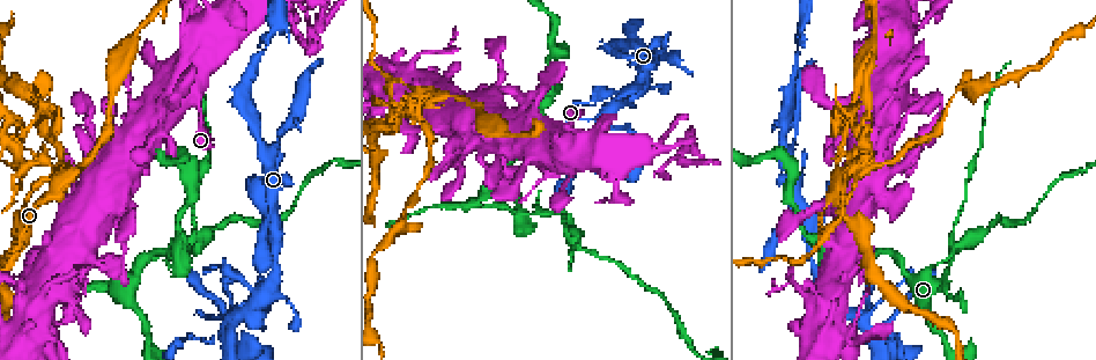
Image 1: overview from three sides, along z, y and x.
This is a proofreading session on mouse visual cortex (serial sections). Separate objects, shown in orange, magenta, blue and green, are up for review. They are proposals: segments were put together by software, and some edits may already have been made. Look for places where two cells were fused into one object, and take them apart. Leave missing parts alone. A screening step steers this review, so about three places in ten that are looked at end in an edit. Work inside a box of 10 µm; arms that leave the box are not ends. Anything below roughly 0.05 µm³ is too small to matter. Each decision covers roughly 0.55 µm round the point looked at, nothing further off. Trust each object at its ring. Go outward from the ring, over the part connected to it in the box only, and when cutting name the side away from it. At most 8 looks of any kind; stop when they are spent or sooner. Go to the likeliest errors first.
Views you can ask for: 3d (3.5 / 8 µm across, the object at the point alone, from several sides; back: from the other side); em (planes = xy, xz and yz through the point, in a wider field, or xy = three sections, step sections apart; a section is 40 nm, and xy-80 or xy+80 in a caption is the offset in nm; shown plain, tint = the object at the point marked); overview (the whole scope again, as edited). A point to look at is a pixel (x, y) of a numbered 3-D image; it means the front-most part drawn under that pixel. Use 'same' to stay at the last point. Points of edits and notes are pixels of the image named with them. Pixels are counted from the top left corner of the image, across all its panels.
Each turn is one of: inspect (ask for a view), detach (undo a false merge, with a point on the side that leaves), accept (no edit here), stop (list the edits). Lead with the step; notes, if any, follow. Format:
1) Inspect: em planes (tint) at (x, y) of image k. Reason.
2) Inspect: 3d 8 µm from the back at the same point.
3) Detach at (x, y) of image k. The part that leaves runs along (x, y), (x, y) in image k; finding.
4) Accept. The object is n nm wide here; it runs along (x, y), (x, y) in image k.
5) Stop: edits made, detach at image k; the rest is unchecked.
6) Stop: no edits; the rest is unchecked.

Inspect: em xy step 1 (tint) at (16, 151) of image 1. Sharp bend.

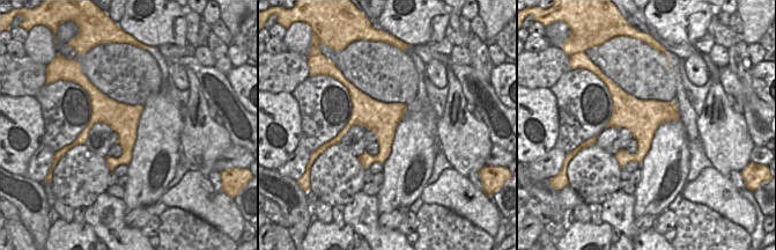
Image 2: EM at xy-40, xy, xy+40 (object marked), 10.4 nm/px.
Inspect: 3d 3.5 µm at the same point.

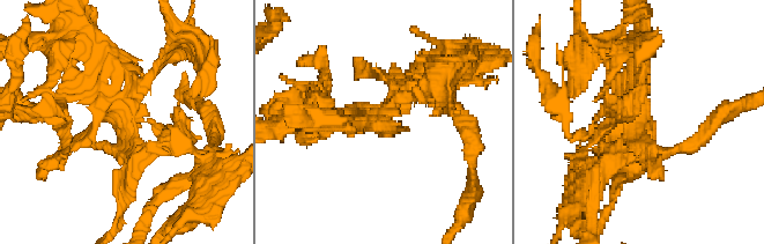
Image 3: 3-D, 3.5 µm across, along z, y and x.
Accept. It runs along (172, 145), (140, 152), (80, 73) in image 3; continuous, no second cell.

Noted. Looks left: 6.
Inspect: 3d 3.5 µm at (952, 245) of image 1. Three arms meet.

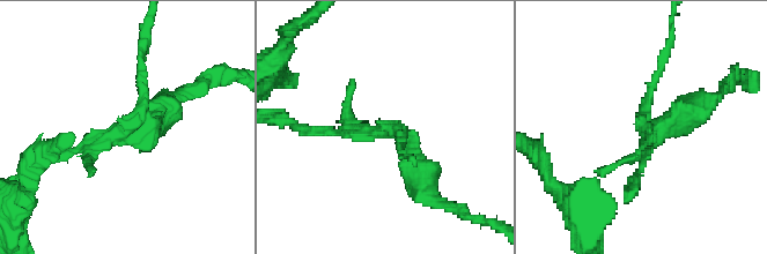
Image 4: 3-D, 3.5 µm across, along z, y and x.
Inspect: em xy step 5 (tint) at (388, 127) of image 4. 3 arms meet here; the arms are 100, 150, 350 nm wide.

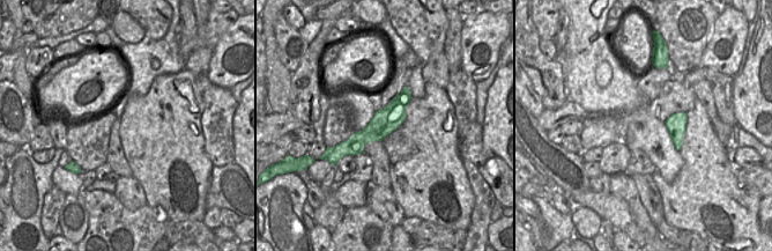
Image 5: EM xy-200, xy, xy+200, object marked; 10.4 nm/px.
Inspect: em xy step 1 (tint) at the same point.

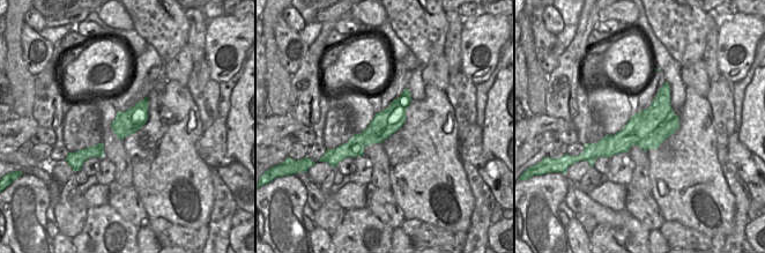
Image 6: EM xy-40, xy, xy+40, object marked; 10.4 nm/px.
Accept. It runs along (321, 131), (403, 134), (423, 181) in image 4; continuous, no second cell.

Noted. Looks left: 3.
Inspect: 3d 3.5 µm at (229, 330) of image 1. Looks like a crossing.

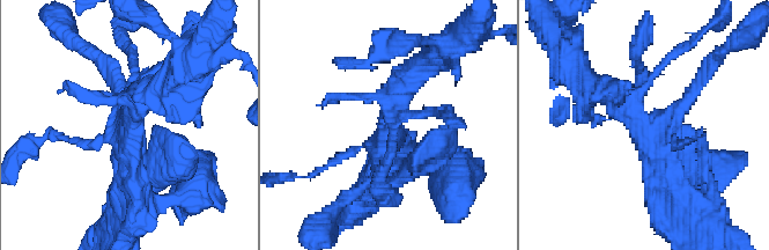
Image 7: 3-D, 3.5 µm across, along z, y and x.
Inspect: em xy step 3 (tint) at (133, 124) of image 7. Need the tissue.

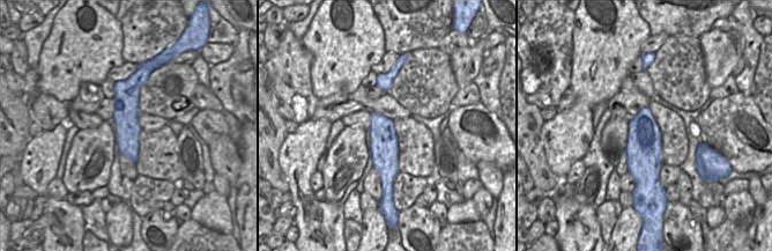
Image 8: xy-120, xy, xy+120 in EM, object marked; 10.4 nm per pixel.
Inspect: em xy step 2 (tint) at the same point. Cut it another way.

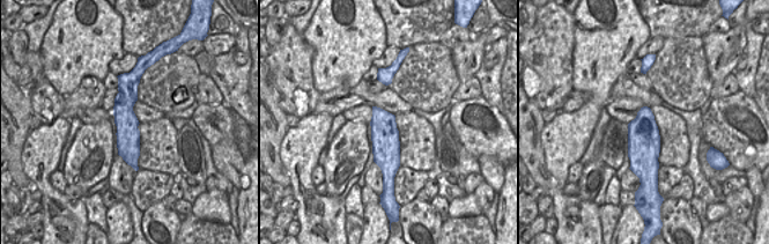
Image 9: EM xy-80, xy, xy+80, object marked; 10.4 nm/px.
Accept. It runs along (133, 73), (127, 142), (134, 164) in image 9; one cell here.

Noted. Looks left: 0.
Stop: no edits; the rest is unchecked.

